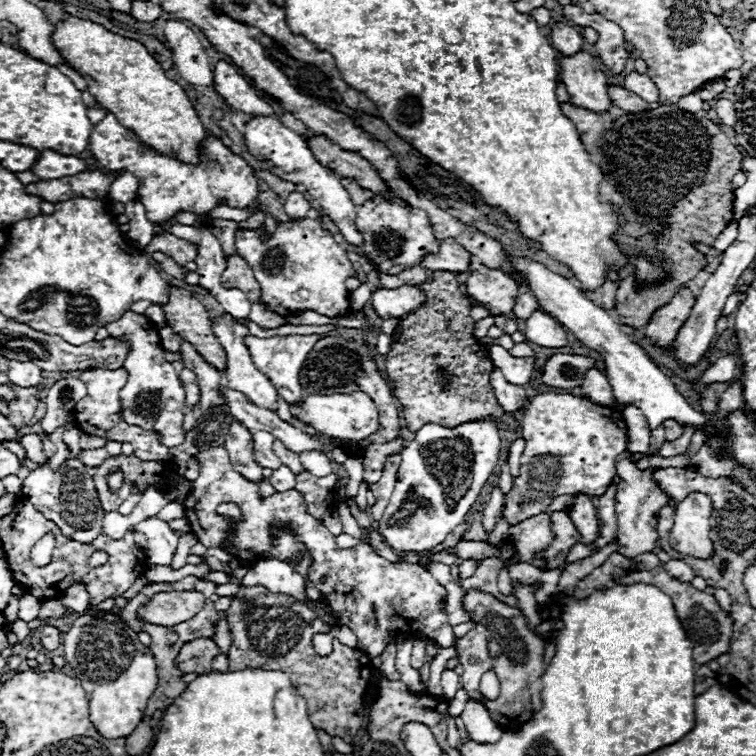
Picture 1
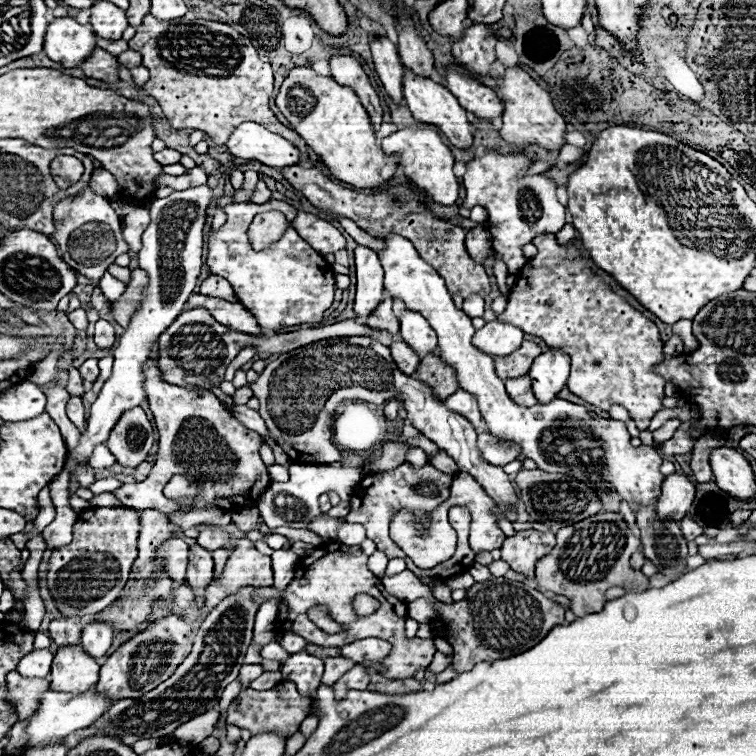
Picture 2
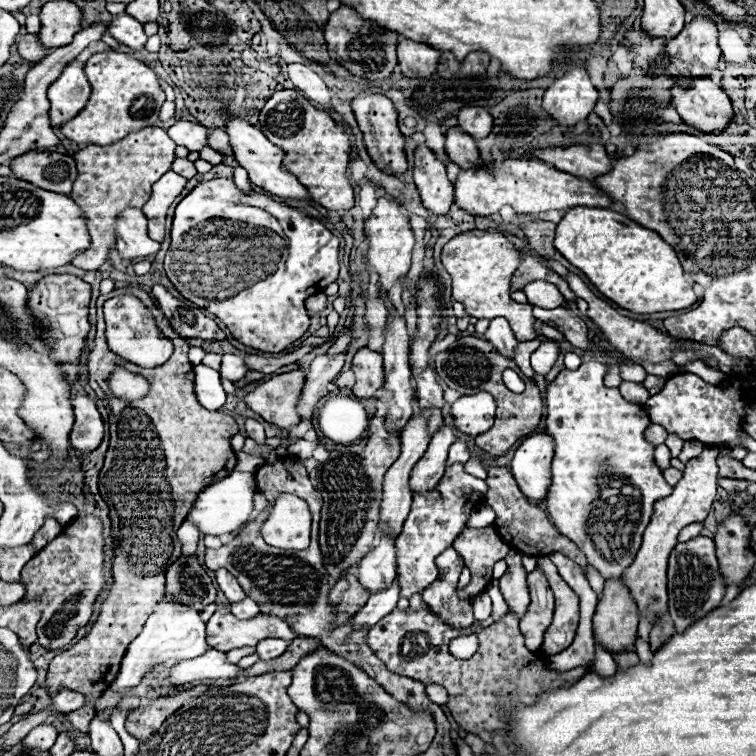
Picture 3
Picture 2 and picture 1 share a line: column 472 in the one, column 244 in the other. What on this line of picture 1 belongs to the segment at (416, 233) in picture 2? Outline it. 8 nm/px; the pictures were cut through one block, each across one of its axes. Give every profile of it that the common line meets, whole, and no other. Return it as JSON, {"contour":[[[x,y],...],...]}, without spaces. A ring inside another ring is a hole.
{"contour":[[[238,254],[228,258],[226,270],[222,274],[222,286],[224,288],[238,288],[238,290],[242,290],[252,304],[260,302],[260,286],[256,282],[254,274],[252,274],[252,268]]]}

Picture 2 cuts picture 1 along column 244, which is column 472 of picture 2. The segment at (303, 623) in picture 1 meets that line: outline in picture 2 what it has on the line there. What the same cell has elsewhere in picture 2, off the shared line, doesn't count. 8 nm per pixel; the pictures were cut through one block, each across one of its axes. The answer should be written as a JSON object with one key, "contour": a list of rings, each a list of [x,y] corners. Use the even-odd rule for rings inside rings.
{"contour":[[[486,580],[466,590],[466,598],[454,604],[436,602],[436,618],[430,622],[436,636],[454,648],[454,668],[462,674],[478,662],[494,662],[522,654],[536,646],[554,626],[564,624],[564,608],[524,582]]]}

